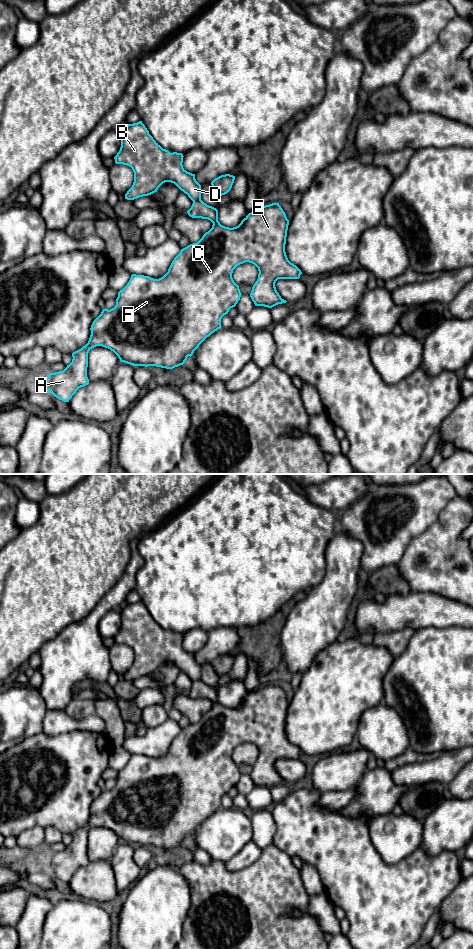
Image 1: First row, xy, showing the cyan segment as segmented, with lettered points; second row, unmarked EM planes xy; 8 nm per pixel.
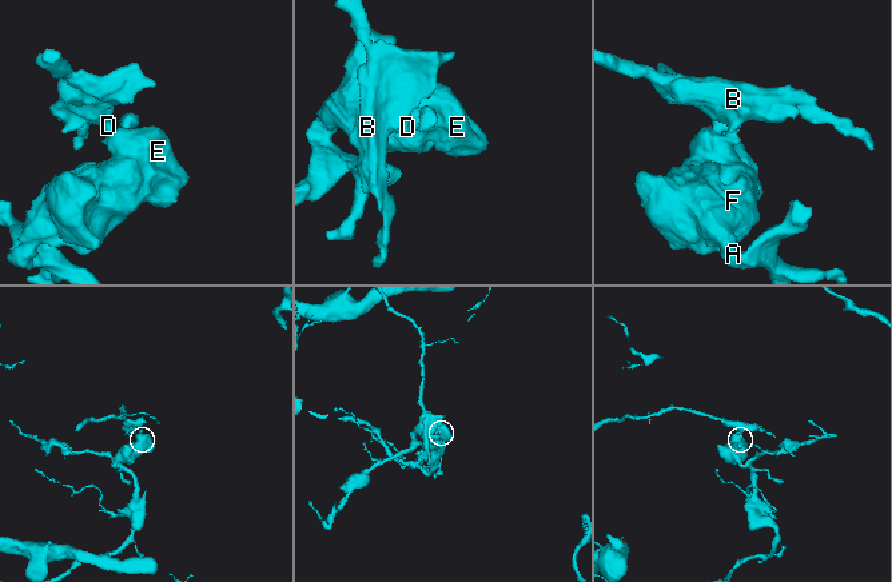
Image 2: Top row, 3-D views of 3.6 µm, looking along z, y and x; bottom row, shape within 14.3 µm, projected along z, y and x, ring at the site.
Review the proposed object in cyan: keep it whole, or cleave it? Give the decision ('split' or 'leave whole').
split

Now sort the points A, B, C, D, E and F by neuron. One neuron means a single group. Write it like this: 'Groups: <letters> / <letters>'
Groups: A C E F / B D

